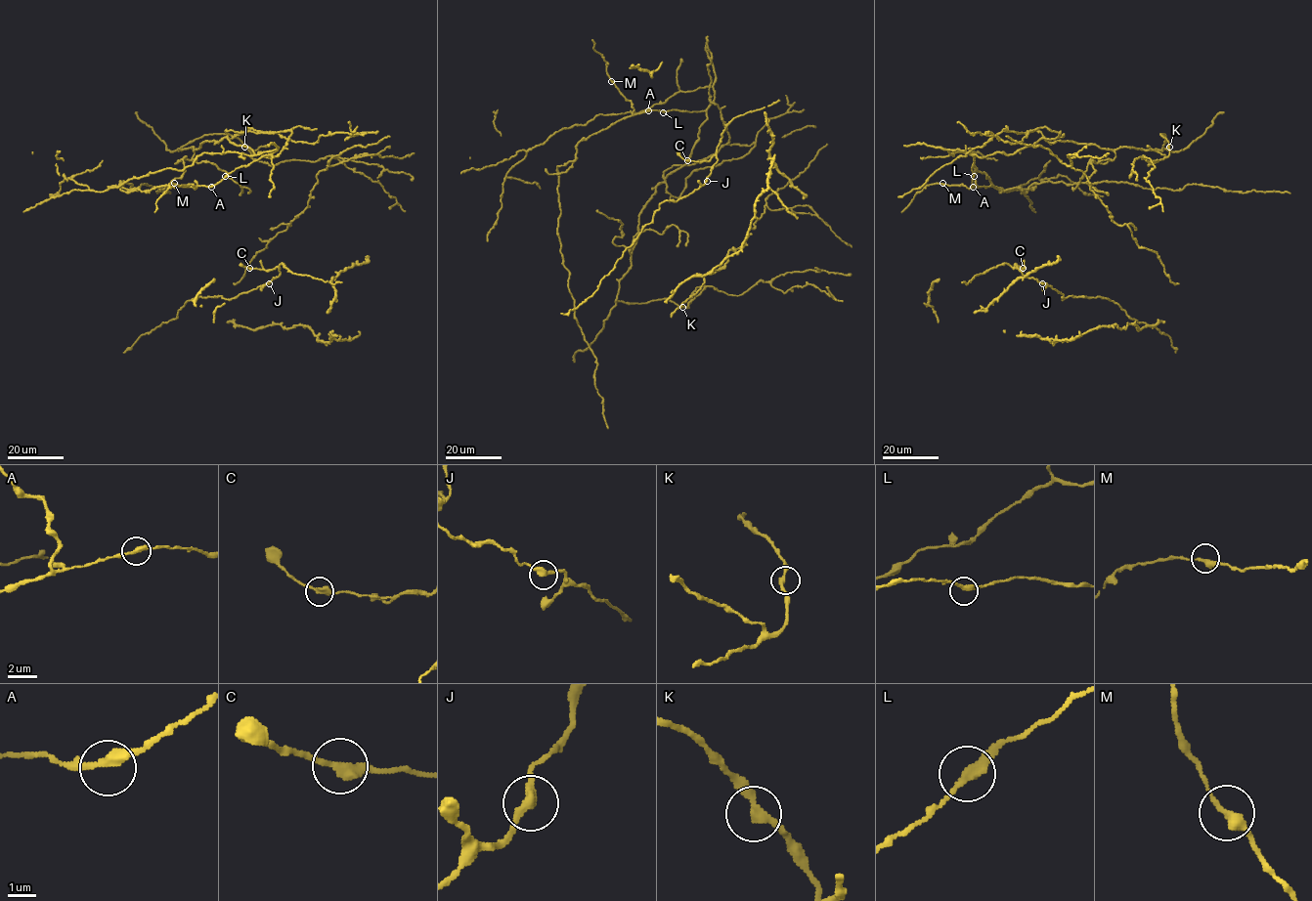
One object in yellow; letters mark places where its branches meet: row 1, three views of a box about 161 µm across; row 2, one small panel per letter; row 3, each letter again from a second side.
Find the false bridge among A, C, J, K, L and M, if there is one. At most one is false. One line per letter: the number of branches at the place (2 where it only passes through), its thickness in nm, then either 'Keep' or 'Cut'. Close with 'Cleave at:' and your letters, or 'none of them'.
A: Branches: 2. Thickness 280 nm. Keep
C: Branches: 2. Thickness 320 nm. Cut
J: Branches: 2. Thickness 320 nm. Keep
K: Branches: 2. Thickness 320 nm. Keep
L: Branches: 2. Thickness 320 nm. Keep
M: Branches: 2. Thickness 360 nm. Keep
Cleave at: C

